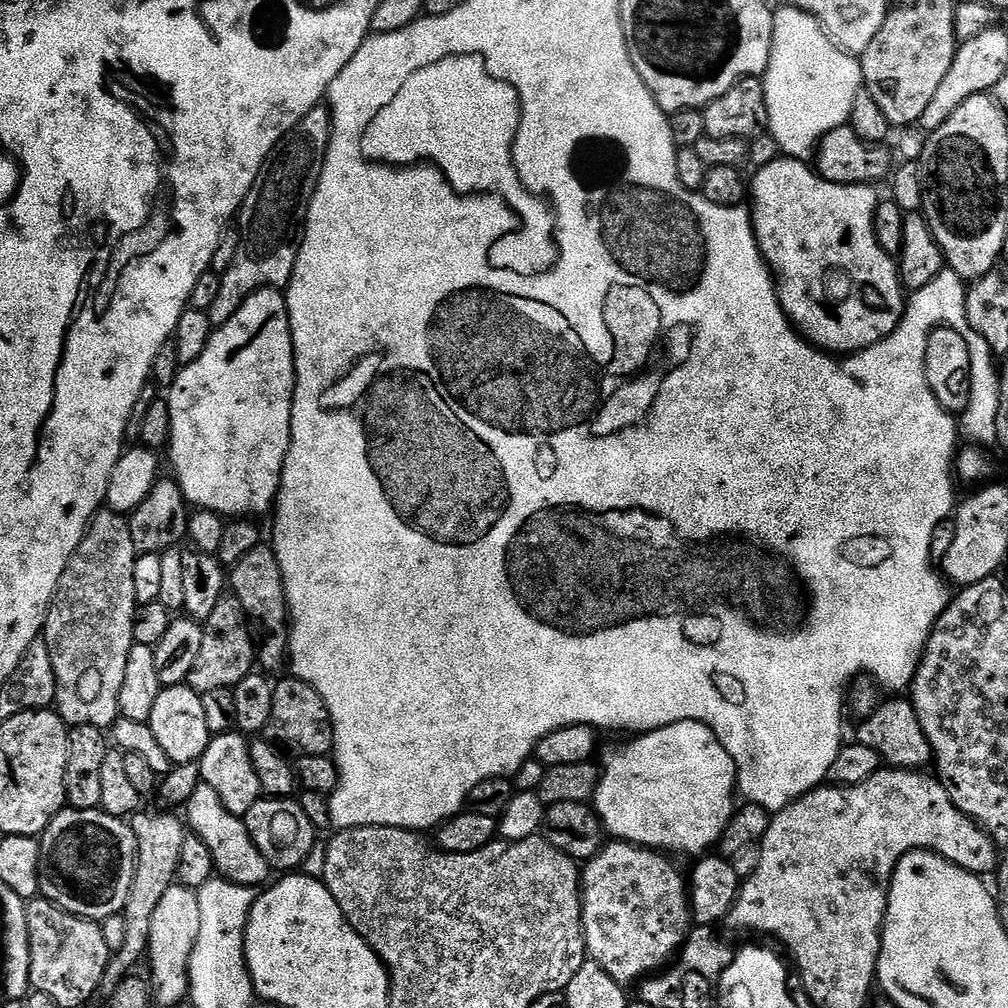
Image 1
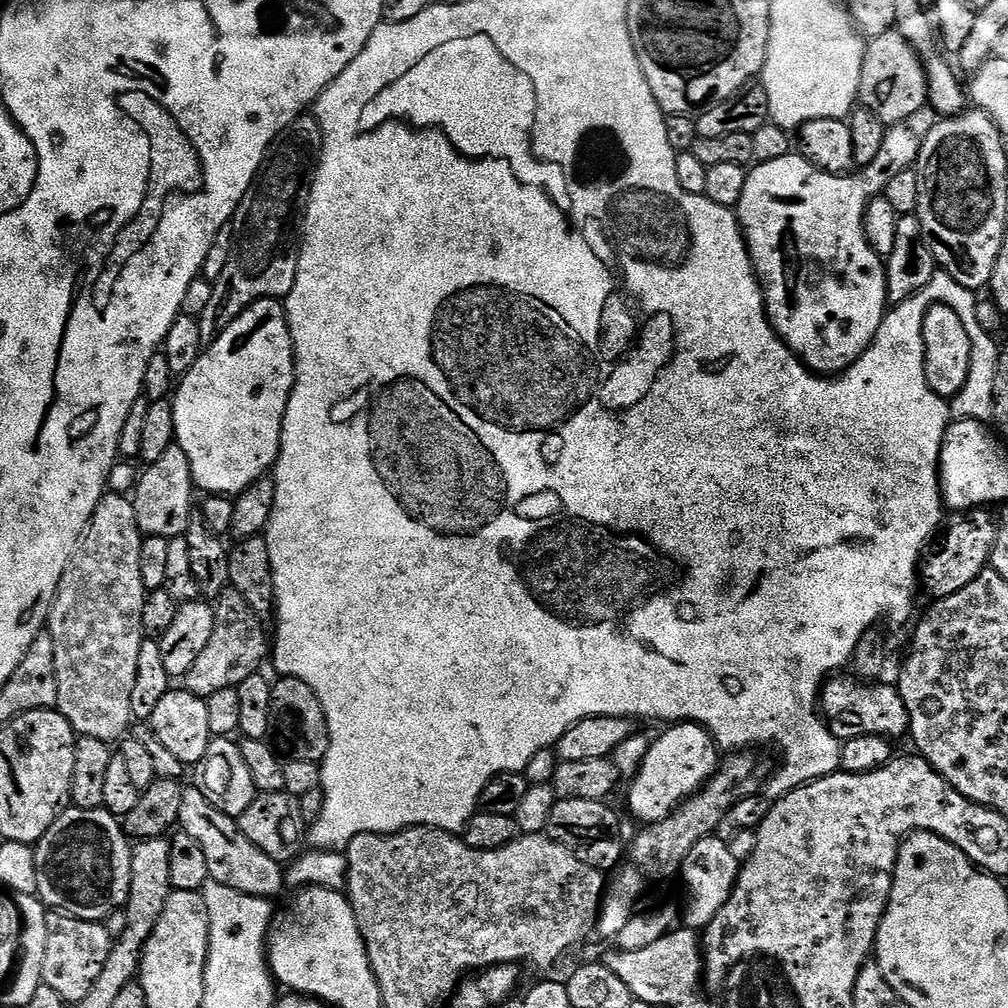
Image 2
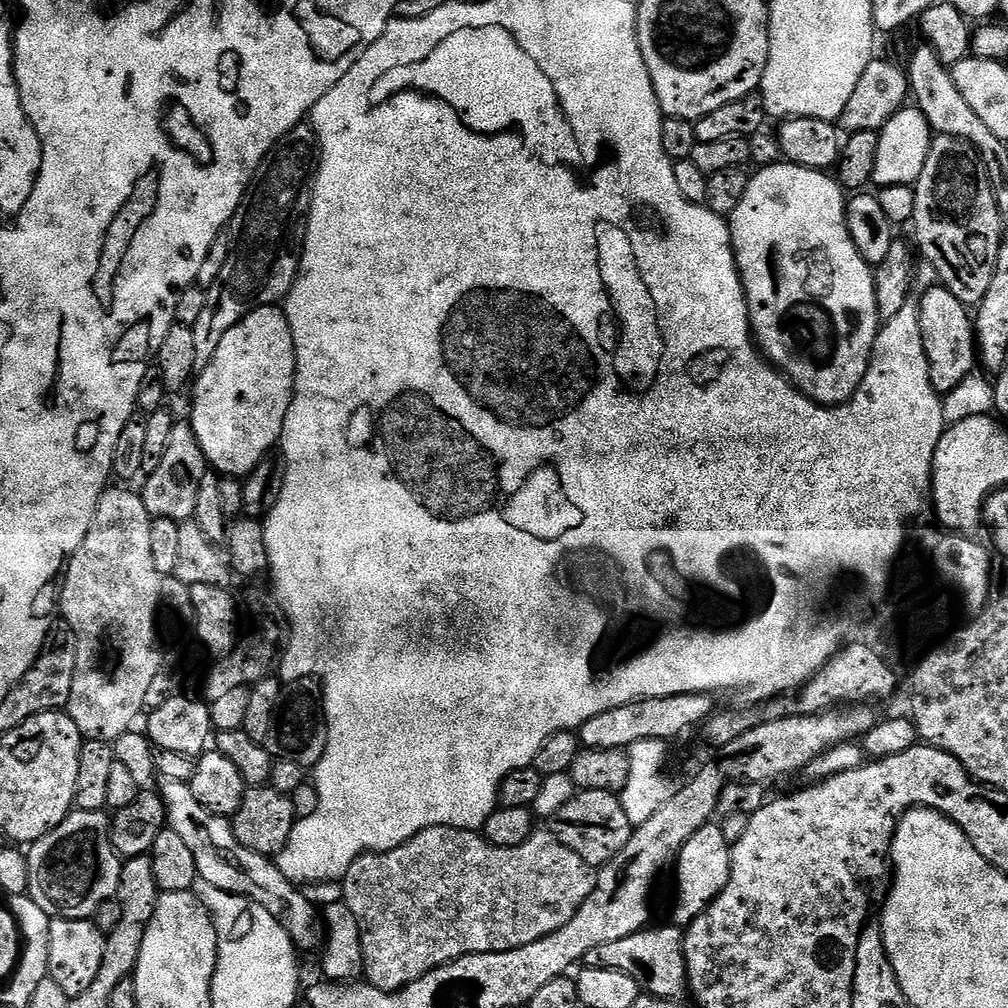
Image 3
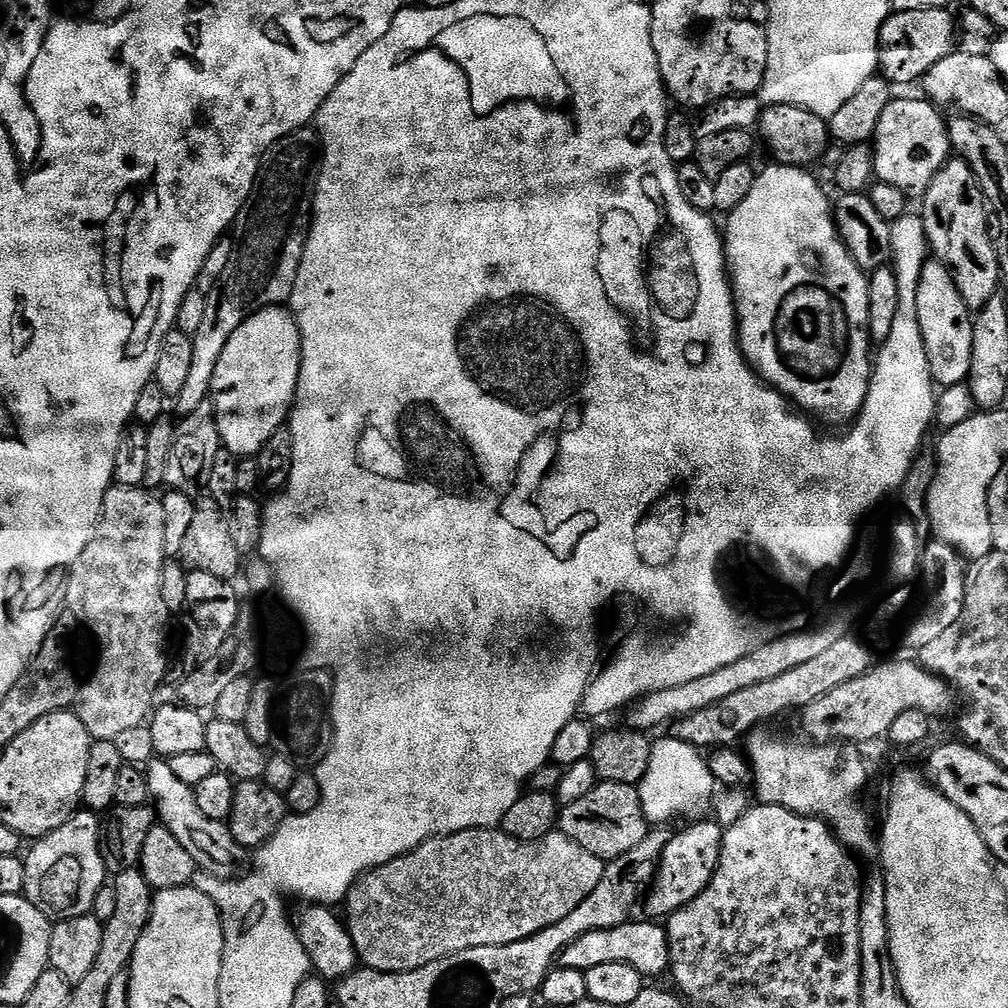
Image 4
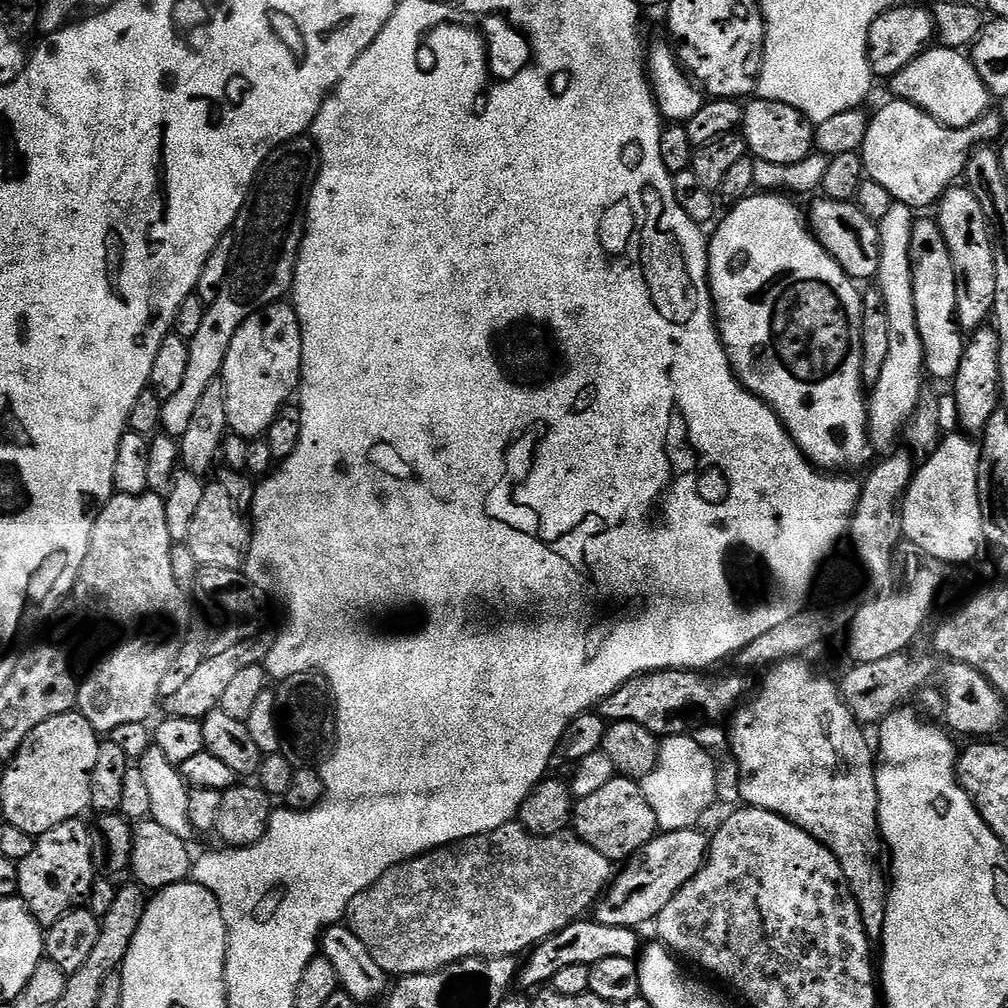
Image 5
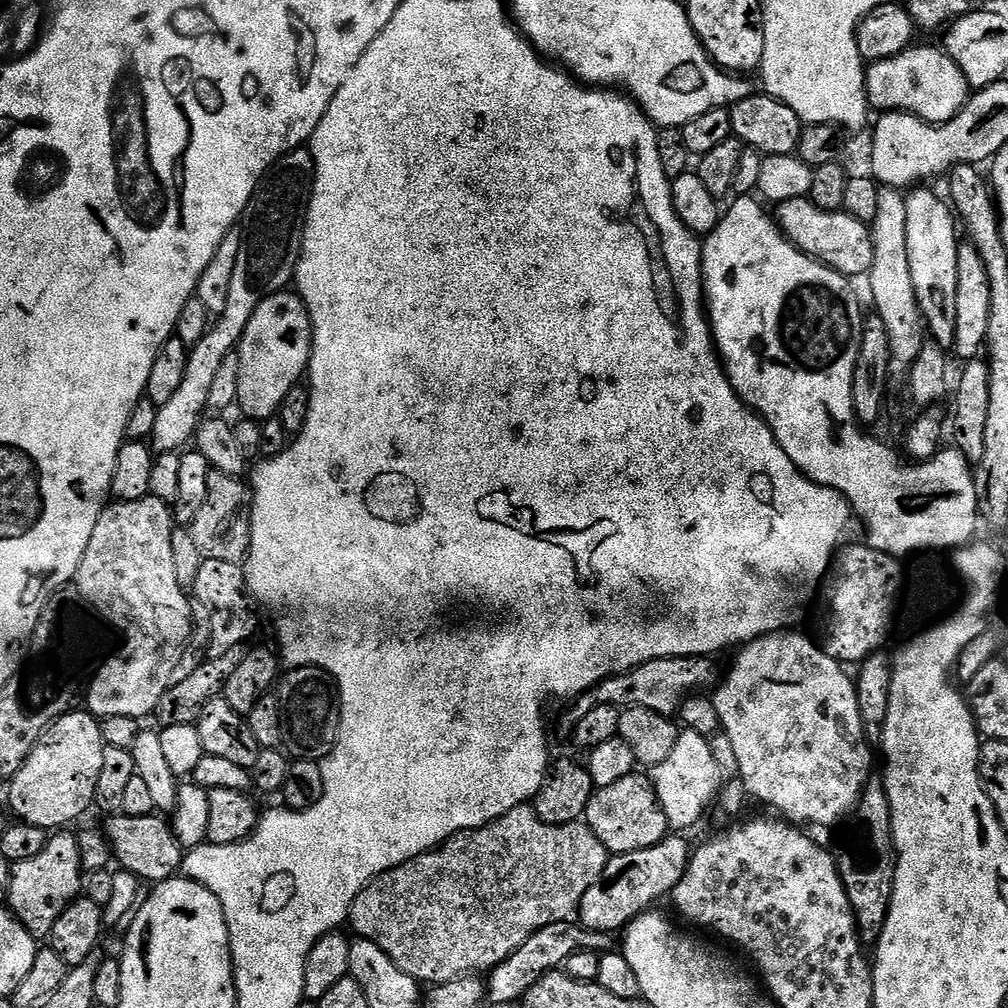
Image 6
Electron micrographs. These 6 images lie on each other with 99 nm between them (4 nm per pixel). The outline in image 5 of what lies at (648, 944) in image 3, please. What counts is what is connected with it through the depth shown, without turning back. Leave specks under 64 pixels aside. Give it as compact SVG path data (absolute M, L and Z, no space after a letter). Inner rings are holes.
M595 918L575 920L554 935L546 937L541 944L535 945L527 953L528 961L522 964L518 972L519 987L539 989L541 986L551 985L555 975L568 966L591 966L598 962L606 962L606 958L636 960L642 951L640 934L634 928L600 924Z

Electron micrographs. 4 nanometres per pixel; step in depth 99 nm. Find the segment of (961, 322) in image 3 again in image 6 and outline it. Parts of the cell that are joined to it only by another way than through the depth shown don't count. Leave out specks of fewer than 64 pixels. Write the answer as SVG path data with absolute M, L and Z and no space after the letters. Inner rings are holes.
M916 186L907 193L906 200L906 246L910 258L910 274L914 282L916 299L919 300L923 315L931 325L933 337L946 346L955 345L956 333L951 323L936 324L945 312L948 318L956 315L956 287L958 286L958 250L961 237L956 237L958 220L943 195L931 192L931 187ZM944 199L944 200L943 200ZM953 216L953 217L952 217ZM932 324L936 324L932 328ZM933 332L933 334L932 334Z

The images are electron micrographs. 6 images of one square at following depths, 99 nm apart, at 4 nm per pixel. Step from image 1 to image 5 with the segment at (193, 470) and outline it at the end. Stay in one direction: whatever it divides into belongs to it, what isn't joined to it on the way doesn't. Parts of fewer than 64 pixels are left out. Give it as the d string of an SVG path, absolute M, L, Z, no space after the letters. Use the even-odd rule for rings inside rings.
M277 302L261 312L256 312L234 334L234 342L230 342L230 350L226 354L222 373L222 395L228 414L228 427L237 436L260 438L278 418L278 414L289 403L288 400L297 395L302 383L302 330L300 319L295 308L288 302Z

